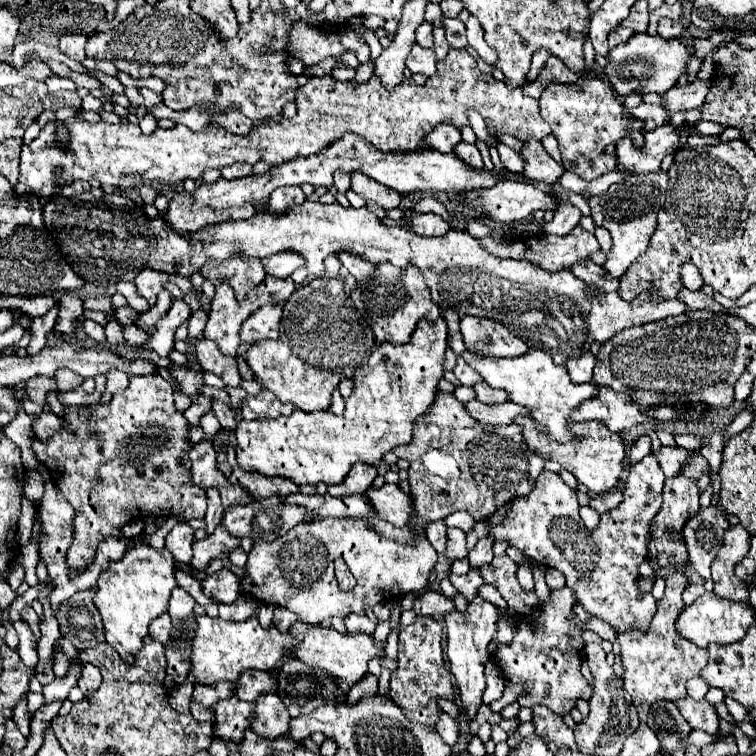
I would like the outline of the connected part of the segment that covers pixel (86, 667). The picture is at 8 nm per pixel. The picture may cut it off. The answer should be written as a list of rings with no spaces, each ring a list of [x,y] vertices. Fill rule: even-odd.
[[[76,658],[72,664],[82,664],[82,678],[80,678],[78,686],[80,686],[80,690],[84,692],[84,696],[90,696],[92,692],[96,692],[96,688],[100,688],[100,684],[102,684],[100,670],[98,670],[96,666],[92,666],[92,664],[80,662],[78,658]]]

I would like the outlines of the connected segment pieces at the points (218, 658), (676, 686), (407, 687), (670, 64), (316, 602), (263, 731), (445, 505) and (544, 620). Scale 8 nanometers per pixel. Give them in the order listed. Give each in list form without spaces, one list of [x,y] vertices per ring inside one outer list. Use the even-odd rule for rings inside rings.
[[[198,616],[190,654],[190,674],[196,684],[214,684],[220,680],[234,682],[250,668],[268,672],[284,658],[284,650],[292,652],[298,642],[300,636],[296,638],[290,632],[282,634],[274,626],[270,630],[262,630],[258,618],[250,618],[246,622],[226,622],[220,618]]]
[[[672,570],[666,578],[666,594],[658,600],[658,610],[652,618],[648,632],[624,632],[618,636],[622,646],[622,662],[624,662],[624,688],[632,696],[632,704],[640,710],[650,706],[658,700],[676,702],[686,698],[686,680],[700,674],[704,664],[708,662],[708,652],[704,648],[696,648],[690,640],[684,640],[676,628],[676,616],[682,612],[682,592],[688,586],[688,580],[682,572]]]
[[[418,616],[414,624],[398,630],[398,668],[390,678],[390,700],[402,708],[410,722],[432,726],[442,712],[438,706],[440,698],[456,702],[452,674],[442,658],[442,624],[434,618]]]
[[[636,34],[628,40],[628,44],[610,48],[608,52],[610,62],[604,66],[604,78],[612,88],[616,88],[616,94],[626,98],[632,92],[666,92],[672,86],[676,86],[678,76],[686,72],[686,62],[690,58],[688,46],[676,38],[676,40],[664,40],[662,36],[654,34]]]
[[[324,518],[324,520],[312,520],[298,524],[282,536],[280,540],[274,542],[256,542],[254,548],[248,554],[248,564],[246,564],[246,578],[240,582],[240,590],[244,594],[254,596],[256,600],[264,604],[276,604],[282,608],[288,608],[290,612],[298,614],[298,620],[304,620],[308,624],[322,624],[328,618],[346,618],[348,614],[364,614],[364,610],[372,604],[378,604],[380,600],[384,602],[386,598],[396,598],[404,596],[408,592],[422,592],[428,588],[428,576],[430,570],[436,564],[436,550],[428,542],[428,538],[420,540],[420,544],[410,546],[410,544],[396,544],[390,540],[384,540],[374,532],[372,524],[368,520],[336,520],[336,518]],[[342,556],[348,566],[354,566],[354,578],[358,580],[356,588],[350,592],[342,592],[338,588],[338,582],[334,578],[334,560]]]
[[[266,692],[256,704],[256,716],[252,718],[252,730],[268,740],[276,740],[288,732],[290,716],[276,692]]]
[[[438,392],[434,406],[416,420],[416,428],[412,430],[412,442],[400,448],[394,448],[398,458],[408,460],[408,482],[410,482],[410,498],[418,512],[416,524],[430,524],[434,520],[444,520],[448,514],[456,510],[466,510],[474,520],[490,518],[498,506],[506,504],[516,496],[526,496],[532,488],[540,472],[544,470],[544,460],[532,454],[522,440],[520,428],[516,424],[508,426],[488,426],[472,420],[462,402],[458,402],[452,394]]]
[[[566,586],[552,590],[548,604],[542,604],[528,616],[519,617],[512,642],[496,648],[494,662],[502,670],[504,678],[524,684],[524,694],[518,698],[520,706],[532,708],[536,704],[544,704],[556,714],[568,714],[576,706],[578,698],[588,700],[588,696],[592,696],[592,690],[580,672],[582,652],[586,646],[582,632],[593,631],[610,643],[616,641],[616,632],[610,624],[596,617],[587,622],[578,620],[578,616],[572,612],[576,602],[572,588]]]

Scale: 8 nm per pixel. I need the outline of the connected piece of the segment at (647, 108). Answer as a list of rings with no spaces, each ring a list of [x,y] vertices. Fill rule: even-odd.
[[[640,104],[634,110],[628,110],[628,114],[636,116],[638,120],[644,120],[646,130],[666,124],[666,110],[660,104]]]

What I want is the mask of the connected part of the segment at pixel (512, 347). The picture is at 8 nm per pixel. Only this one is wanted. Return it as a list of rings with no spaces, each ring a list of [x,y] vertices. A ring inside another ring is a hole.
[[[464,316],[460,322],[464,344],[478,356],[514,358],[528,352],[528,346],[500,322],[490,318]]]

